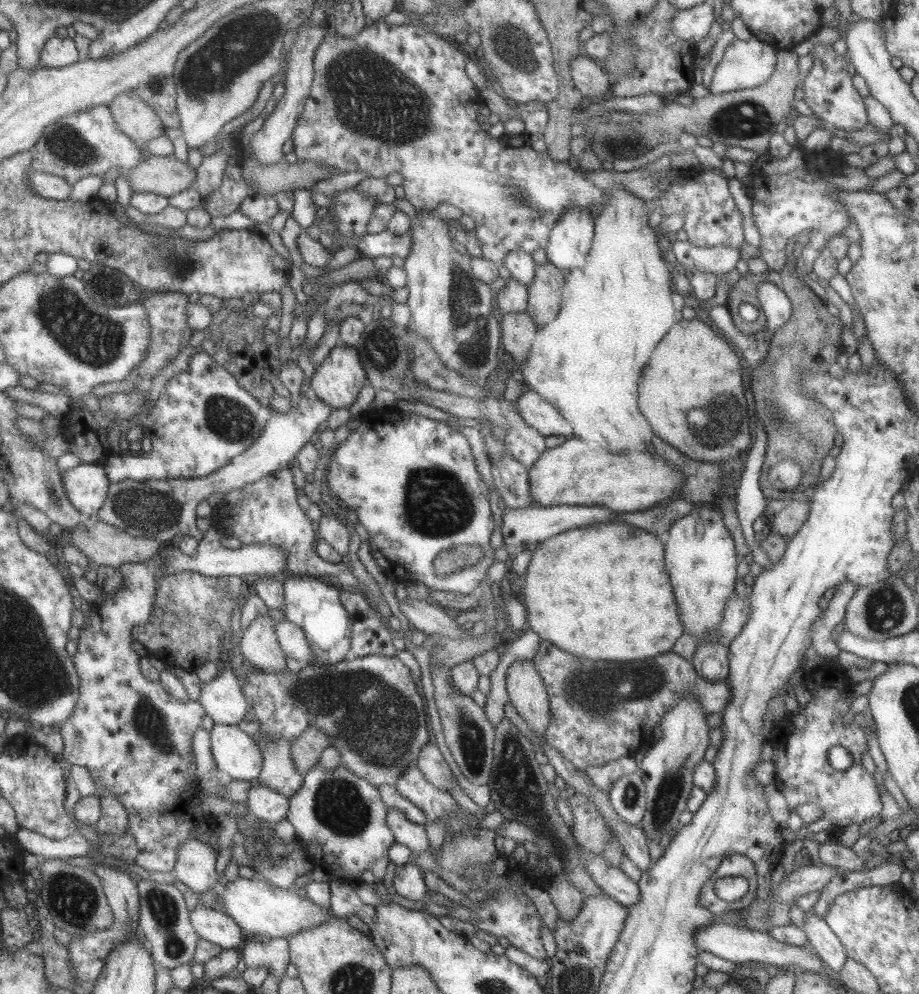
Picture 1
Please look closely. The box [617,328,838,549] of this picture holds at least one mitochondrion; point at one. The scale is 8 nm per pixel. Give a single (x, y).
(723, 424)

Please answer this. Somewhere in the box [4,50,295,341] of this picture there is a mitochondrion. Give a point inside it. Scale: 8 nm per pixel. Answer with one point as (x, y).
(68, 146)

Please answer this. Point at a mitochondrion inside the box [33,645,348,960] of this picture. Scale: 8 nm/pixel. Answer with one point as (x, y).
(72, 898)

